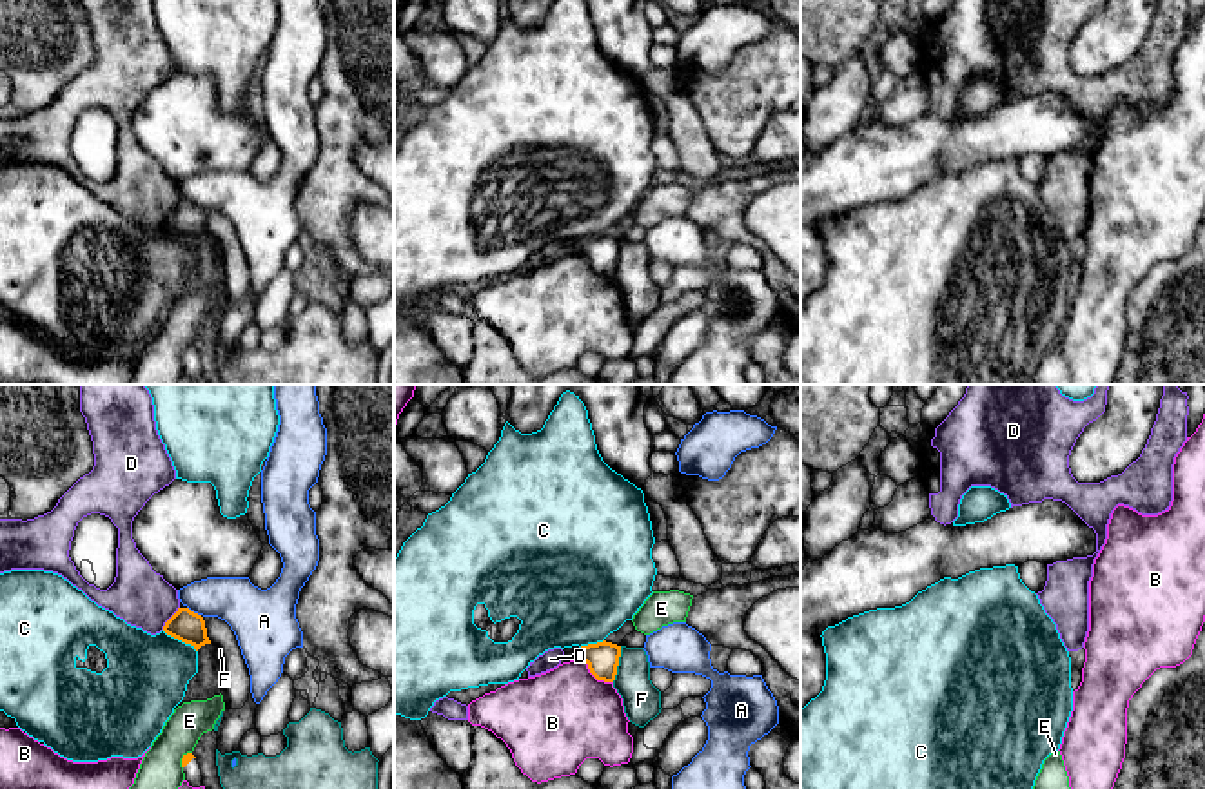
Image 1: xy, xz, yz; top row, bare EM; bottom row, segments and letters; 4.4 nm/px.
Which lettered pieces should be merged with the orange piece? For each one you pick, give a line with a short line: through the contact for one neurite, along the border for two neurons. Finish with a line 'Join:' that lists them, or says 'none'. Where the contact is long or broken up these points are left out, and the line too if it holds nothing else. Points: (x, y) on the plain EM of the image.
Join: none

